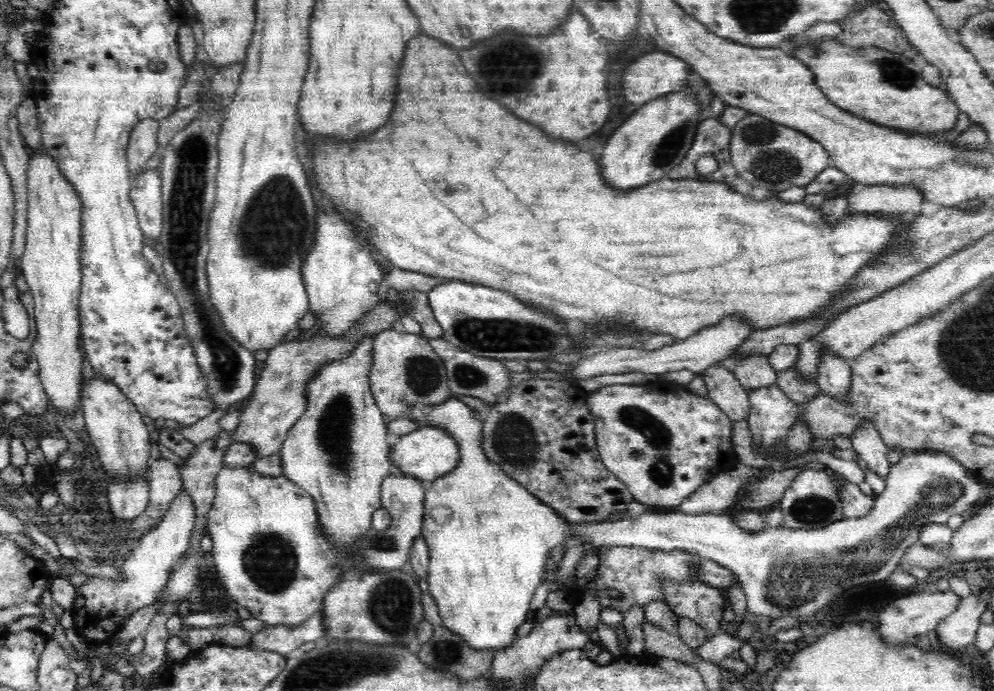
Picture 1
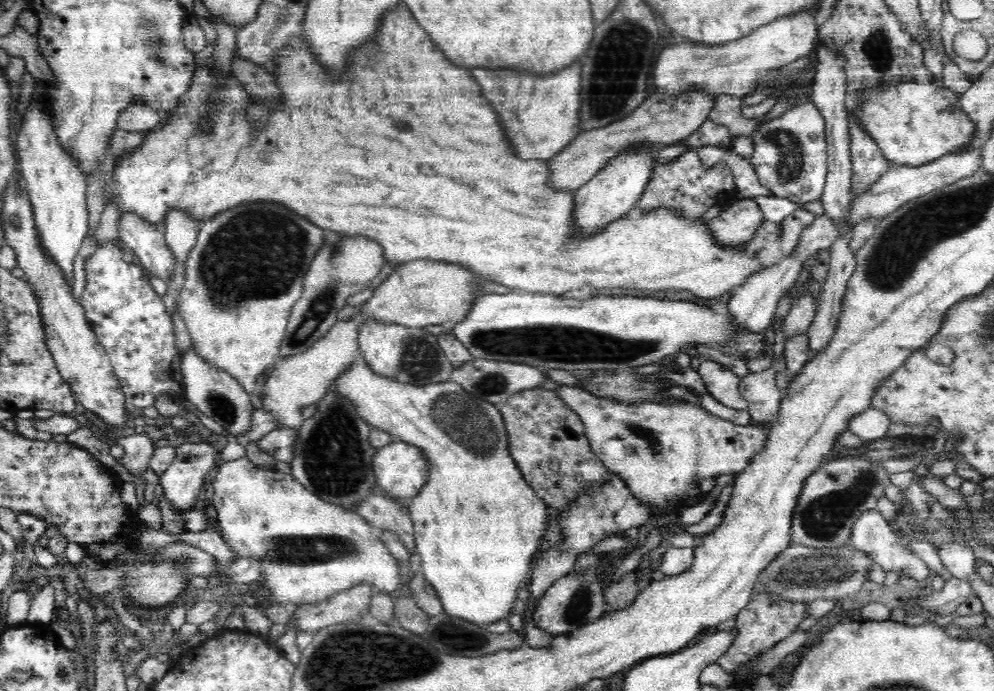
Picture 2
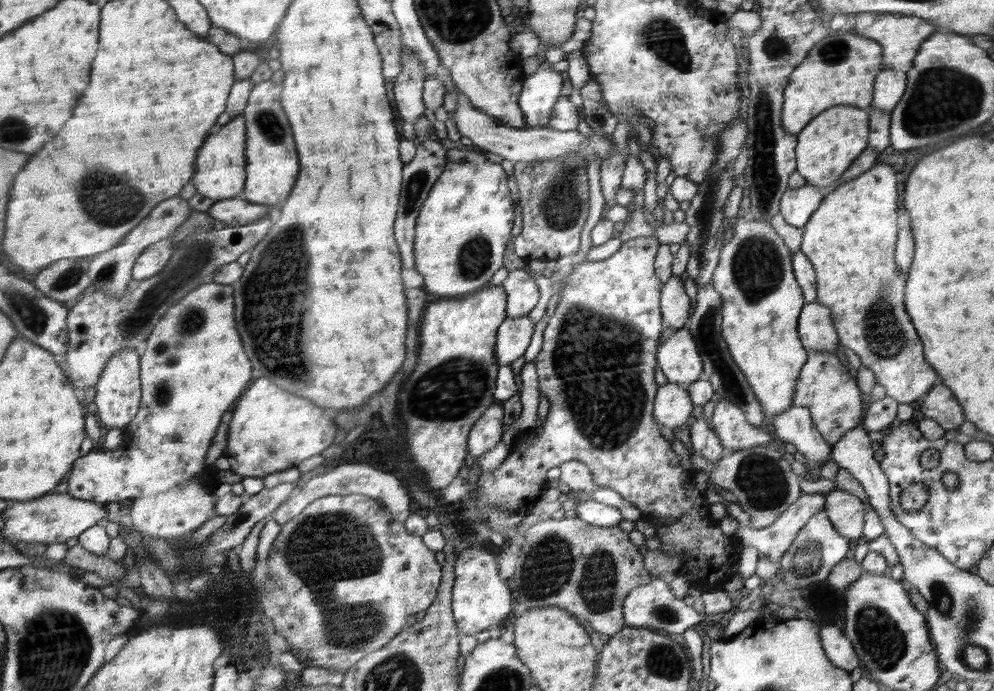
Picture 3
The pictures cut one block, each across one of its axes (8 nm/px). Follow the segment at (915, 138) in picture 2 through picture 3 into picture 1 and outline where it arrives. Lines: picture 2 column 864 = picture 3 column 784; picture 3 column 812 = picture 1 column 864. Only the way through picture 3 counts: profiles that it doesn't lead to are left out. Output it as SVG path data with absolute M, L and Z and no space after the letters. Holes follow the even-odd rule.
M834 39L818 49L801 47L792 56L806 63L815 75L815 84L845 112L859 120L878 124L913 136L935 136L954 127L960 109L942 88L932 87L921 77L922 63L908 60L882 48L851 48Z

